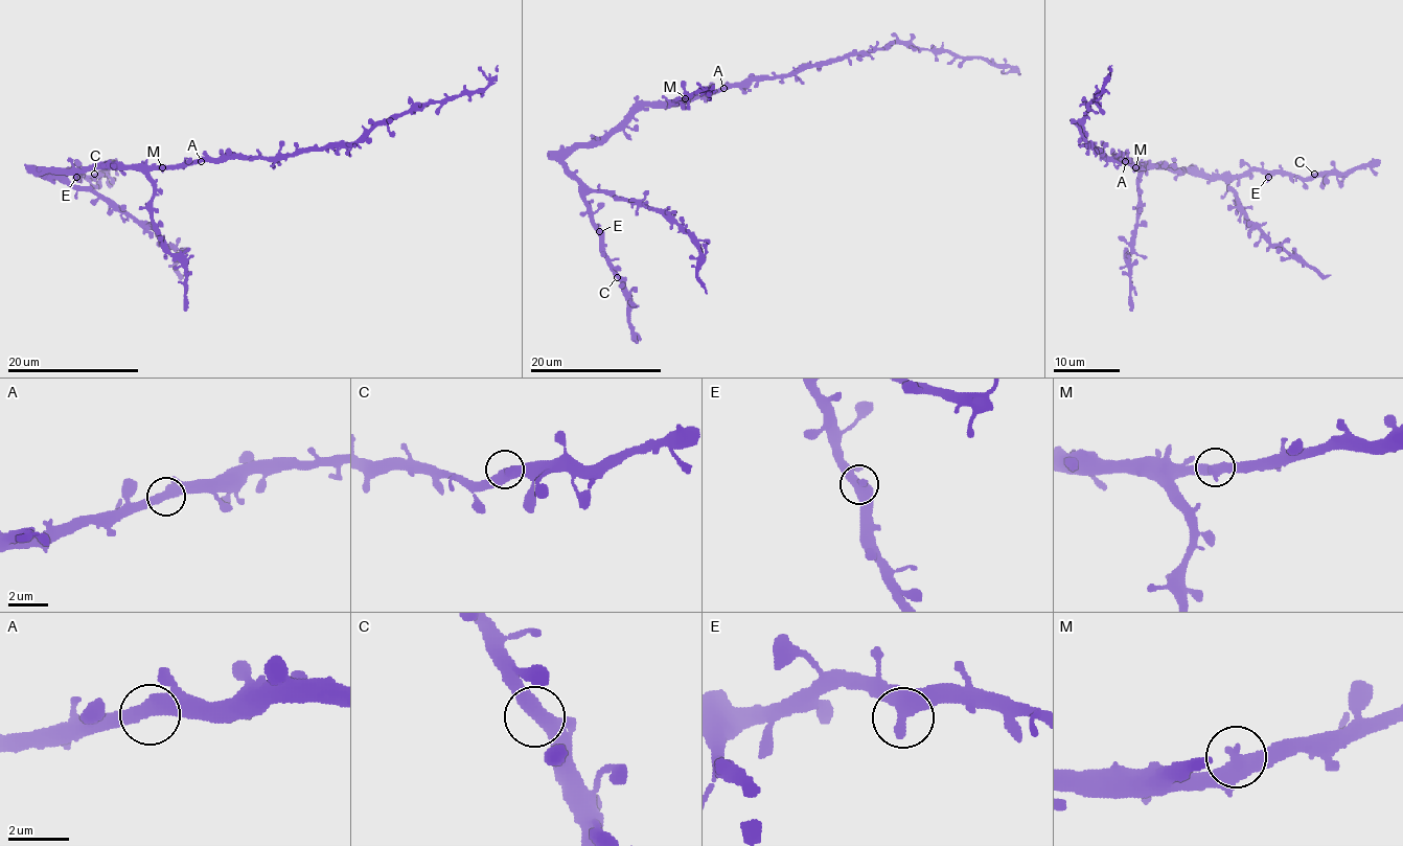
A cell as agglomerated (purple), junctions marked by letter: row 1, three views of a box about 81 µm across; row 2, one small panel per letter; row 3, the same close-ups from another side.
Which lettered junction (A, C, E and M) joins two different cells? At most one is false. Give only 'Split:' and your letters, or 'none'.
Split: none

